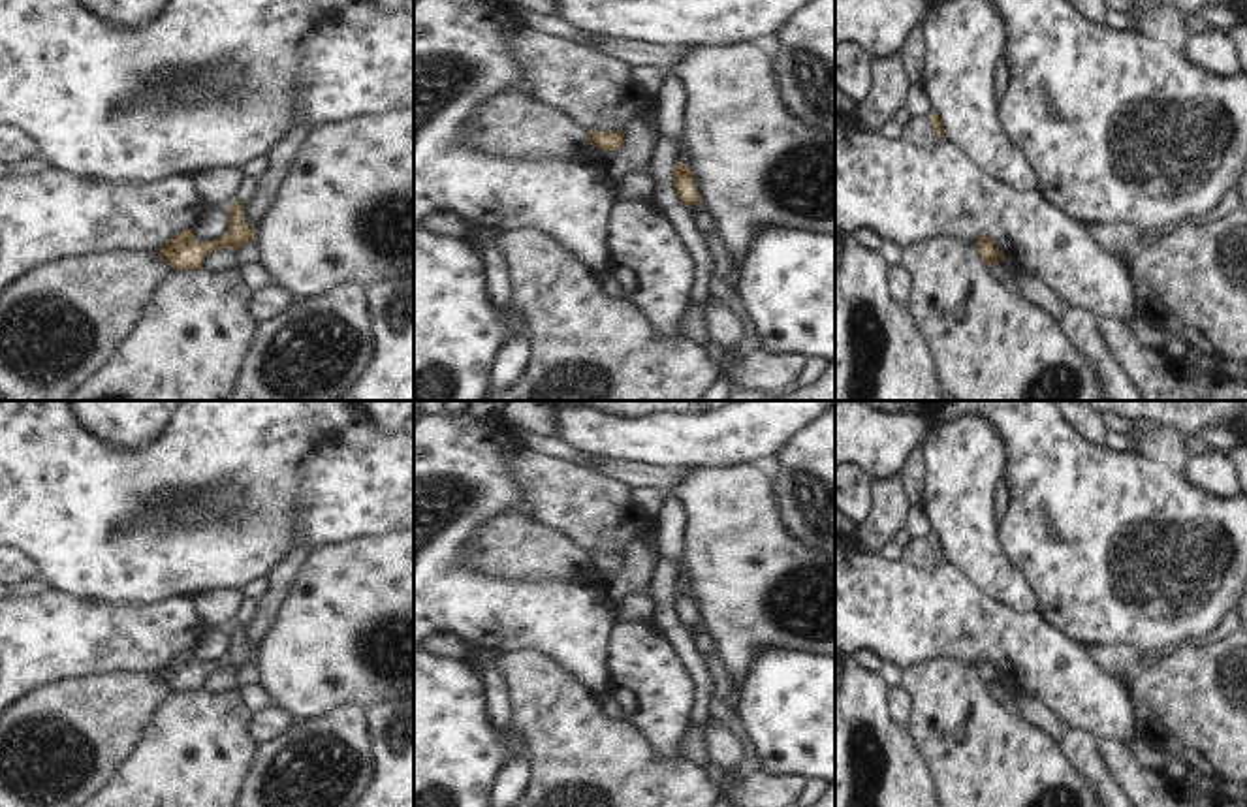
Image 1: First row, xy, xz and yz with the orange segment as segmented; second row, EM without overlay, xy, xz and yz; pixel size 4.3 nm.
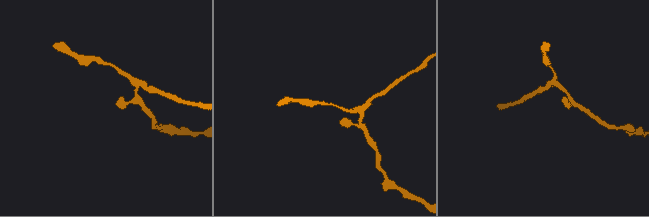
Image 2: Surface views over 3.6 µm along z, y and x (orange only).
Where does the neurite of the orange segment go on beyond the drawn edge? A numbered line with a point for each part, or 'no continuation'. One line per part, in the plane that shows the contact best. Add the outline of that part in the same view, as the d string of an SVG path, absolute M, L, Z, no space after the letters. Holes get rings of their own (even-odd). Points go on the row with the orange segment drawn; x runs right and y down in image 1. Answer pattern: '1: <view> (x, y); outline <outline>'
no continuation

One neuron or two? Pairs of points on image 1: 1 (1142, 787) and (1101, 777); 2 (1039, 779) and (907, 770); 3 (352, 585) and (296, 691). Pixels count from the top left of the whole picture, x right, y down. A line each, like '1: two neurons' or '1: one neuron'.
1: two neurons
2: two neurons
3: one neuron

